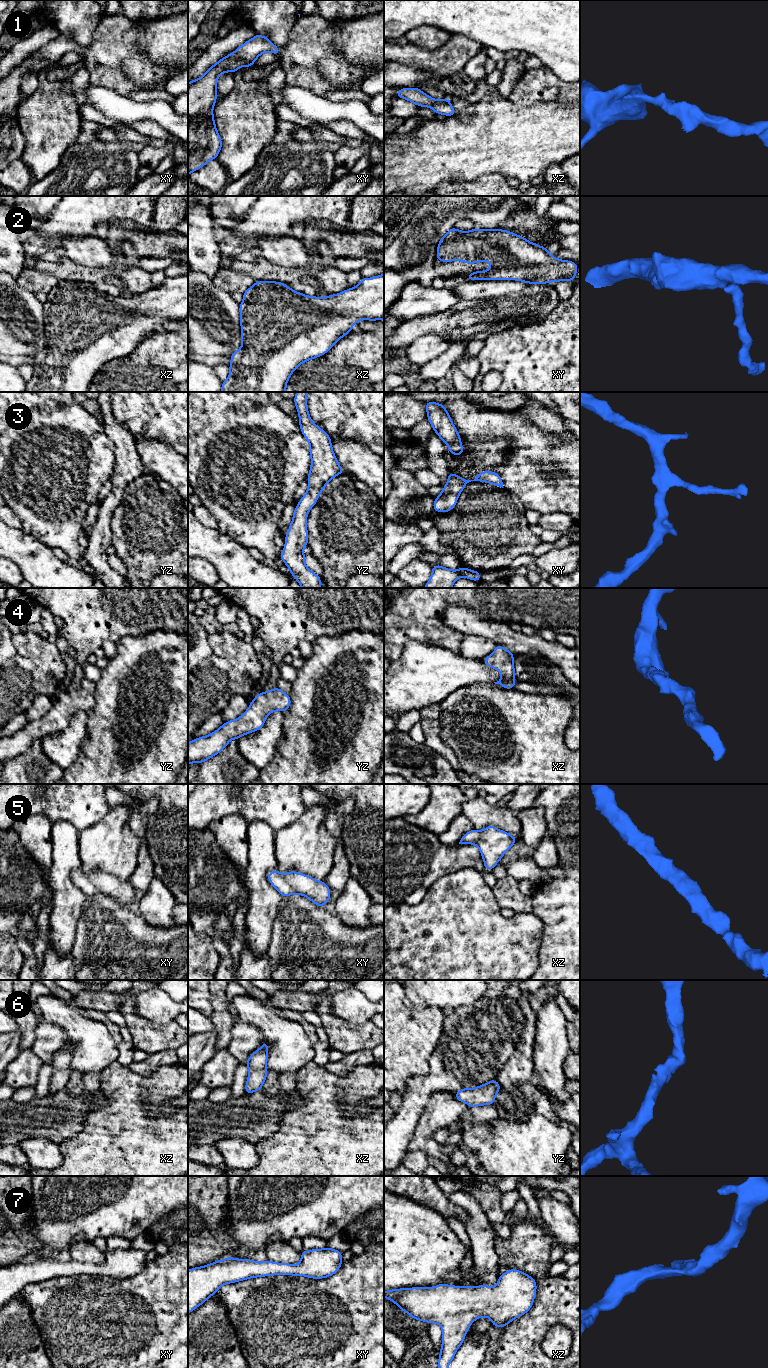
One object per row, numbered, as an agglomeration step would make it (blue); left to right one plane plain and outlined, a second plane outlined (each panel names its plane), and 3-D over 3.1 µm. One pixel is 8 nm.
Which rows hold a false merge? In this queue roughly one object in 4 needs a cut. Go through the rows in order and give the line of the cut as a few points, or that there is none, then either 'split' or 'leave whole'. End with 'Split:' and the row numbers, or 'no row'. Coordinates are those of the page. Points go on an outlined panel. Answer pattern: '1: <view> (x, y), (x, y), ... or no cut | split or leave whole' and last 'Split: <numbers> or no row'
1: no cut | leave whole
2: no cut | leave whole
3: no cut | leave whole
4: no cut | leave whole
5: no cut | leave whole
6: no cut | leave whole
7: no cut | leave whole
Split: no row

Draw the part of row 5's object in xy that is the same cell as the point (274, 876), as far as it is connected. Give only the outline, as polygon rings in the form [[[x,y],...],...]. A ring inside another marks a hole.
[[[276,869],[268,873],[267,878],[282,897],[299,894],[319,907],[323,907],[330,900],[330,888],[325,882],[316,881],[308,875],[296,871],[281,874]]]

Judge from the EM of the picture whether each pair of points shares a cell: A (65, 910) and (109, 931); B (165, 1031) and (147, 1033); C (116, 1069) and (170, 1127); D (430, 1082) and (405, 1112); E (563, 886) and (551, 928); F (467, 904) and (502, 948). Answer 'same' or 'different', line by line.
A: different
B: same
C: same
D: same
E: same
F: same

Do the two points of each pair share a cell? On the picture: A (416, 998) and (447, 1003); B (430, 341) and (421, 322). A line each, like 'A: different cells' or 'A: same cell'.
A: same cell
B: different cells

